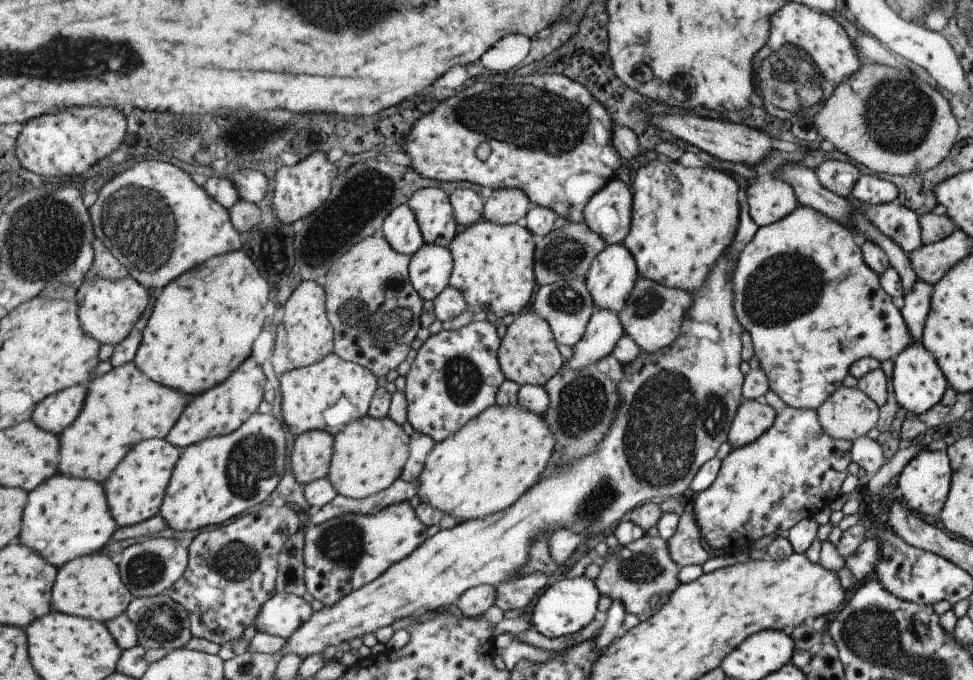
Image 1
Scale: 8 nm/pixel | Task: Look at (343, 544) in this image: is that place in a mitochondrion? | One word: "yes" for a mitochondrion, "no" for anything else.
yes

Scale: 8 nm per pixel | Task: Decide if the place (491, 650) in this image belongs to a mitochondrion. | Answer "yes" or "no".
no

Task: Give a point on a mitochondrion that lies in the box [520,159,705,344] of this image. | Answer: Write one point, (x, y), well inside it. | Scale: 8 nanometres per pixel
(566, 253)

